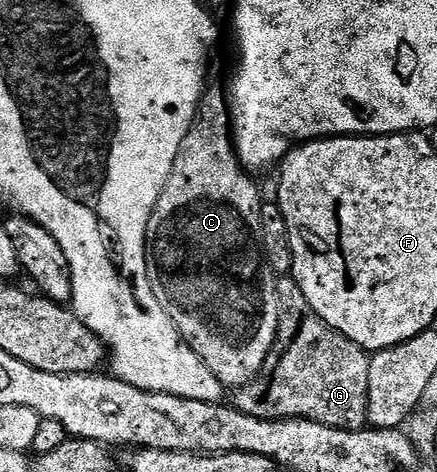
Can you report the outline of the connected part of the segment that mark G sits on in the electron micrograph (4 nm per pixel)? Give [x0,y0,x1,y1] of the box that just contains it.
[232,277,371,431]

